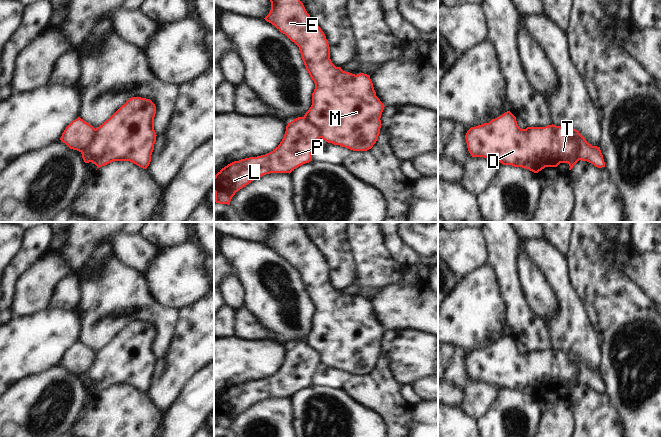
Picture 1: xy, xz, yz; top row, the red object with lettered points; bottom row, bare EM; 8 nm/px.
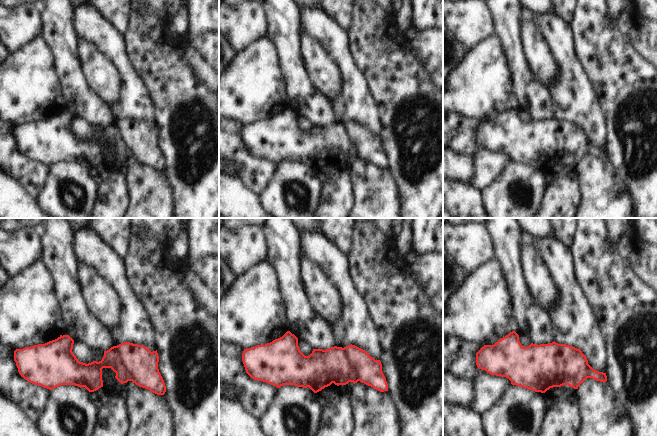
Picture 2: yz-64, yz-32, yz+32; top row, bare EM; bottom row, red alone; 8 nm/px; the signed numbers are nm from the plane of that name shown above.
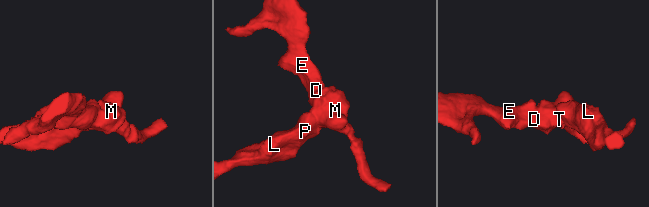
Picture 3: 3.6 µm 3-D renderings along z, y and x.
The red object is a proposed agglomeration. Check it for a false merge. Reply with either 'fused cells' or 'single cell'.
fused cells

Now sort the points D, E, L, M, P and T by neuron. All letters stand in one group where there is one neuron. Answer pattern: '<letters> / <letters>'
D E M T / L P

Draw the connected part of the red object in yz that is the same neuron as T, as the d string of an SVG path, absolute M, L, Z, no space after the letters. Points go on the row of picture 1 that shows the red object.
M510 111L492 119L489 123L471 127L465 138L472 157L484 157L503 165L529 169L534 173L545 167L557 167L560 163L568 163L571 170L580 160L578 140L572 138L566 128L552 124L521 129L516 117Z

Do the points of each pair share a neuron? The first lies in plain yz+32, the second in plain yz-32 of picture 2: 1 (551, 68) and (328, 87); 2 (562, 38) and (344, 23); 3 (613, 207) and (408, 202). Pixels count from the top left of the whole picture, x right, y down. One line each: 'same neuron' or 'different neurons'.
1: same neuron
2: different neurons
3: different neurons

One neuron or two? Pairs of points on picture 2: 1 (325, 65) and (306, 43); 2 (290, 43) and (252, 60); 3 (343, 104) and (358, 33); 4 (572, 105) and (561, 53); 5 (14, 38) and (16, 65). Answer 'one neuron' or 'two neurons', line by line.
1: one neuron
2: two neurons
3: two neurons
4: one neuron
5: two neurons

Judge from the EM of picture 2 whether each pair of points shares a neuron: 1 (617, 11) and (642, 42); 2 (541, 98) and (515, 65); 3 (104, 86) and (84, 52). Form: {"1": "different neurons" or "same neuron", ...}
{"1": "same neuron", "2": "same neuron", "3": "same neuron"}

